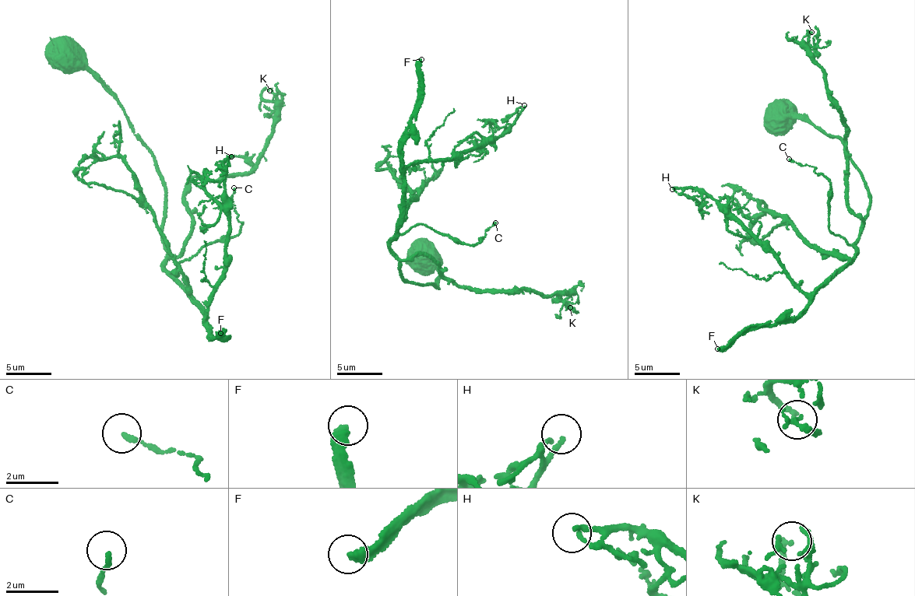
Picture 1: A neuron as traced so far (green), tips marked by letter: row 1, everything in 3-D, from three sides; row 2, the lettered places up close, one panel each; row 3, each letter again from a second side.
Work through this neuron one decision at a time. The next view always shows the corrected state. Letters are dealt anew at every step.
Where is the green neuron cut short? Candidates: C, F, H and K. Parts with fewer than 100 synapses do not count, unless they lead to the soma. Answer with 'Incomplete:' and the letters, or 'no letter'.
Incomplete: F

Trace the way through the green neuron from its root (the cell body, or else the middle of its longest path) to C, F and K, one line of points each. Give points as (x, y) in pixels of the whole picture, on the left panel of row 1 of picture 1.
C: (62, 50), (59, 61), (100, 82), (153, 156), (166, 200), (164, 268), (237, 233), (234, 187)
F: (62, 50), (59, 61), (100, 82), (153, 156), (166, 200), (164, 270), (198, 307), (209, 336), (220, 333)
K: (62, 50), (153, 156), (162, 243), (176, 257), (191, 233), (185, 184), (248, 171), (273, 123), (269, 90)

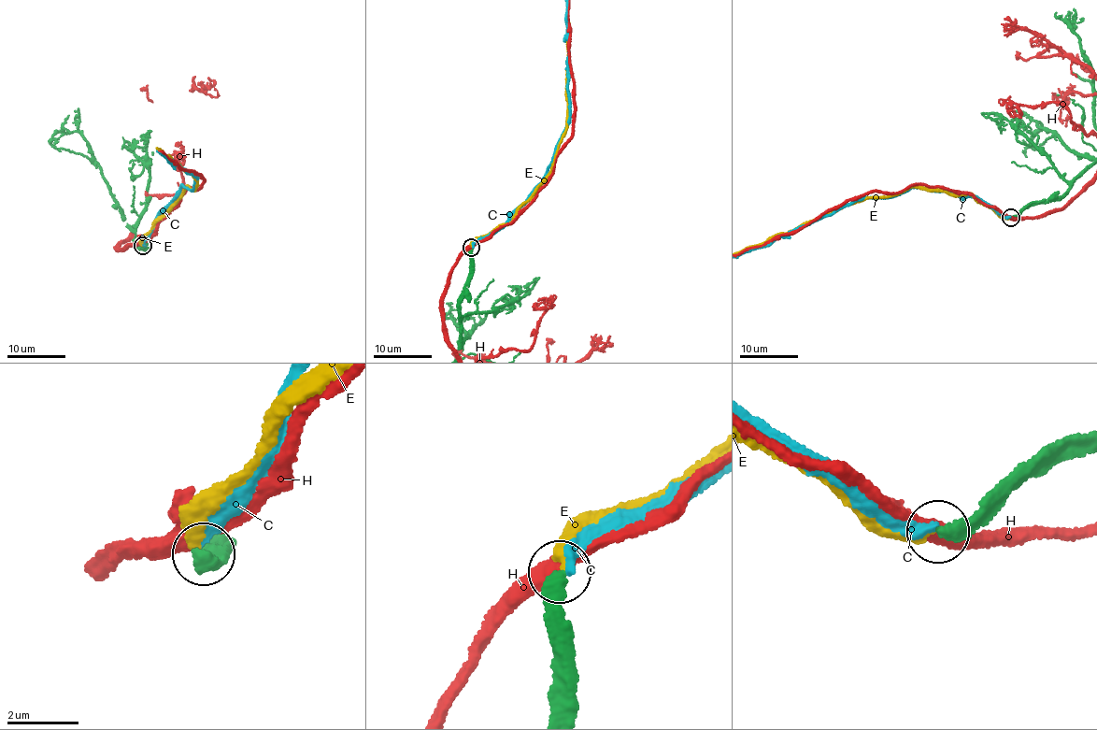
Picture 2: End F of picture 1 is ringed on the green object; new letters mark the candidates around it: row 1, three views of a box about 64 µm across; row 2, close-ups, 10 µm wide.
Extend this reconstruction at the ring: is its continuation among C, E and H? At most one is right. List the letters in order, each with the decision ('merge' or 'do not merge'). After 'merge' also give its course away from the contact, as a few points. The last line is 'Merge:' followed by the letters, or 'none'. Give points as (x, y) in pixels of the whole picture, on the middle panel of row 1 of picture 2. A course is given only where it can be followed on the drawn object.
C: do not merge
E: merge
H: do not merge
Merge: E

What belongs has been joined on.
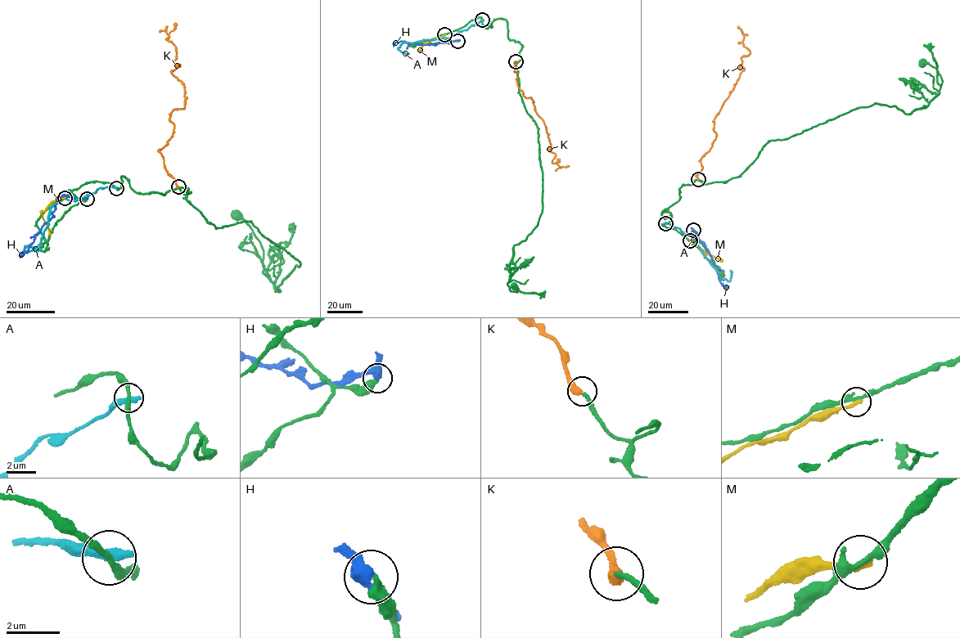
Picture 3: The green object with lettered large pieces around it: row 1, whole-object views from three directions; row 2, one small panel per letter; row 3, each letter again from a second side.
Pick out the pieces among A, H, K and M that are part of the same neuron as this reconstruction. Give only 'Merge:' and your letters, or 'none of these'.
Merge: K

